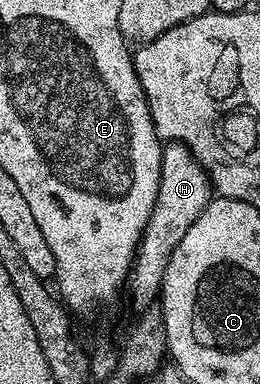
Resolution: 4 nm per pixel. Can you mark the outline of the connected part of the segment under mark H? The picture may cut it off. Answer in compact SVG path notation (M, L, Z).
M166 141L161 147L161 175L159 192L155 196L155 208L147 220L147 228L137 245L137 256L127 279L128 293L133 293L133 302L138 308L152 307L158 301L167 264L173 250L183 240L187 228L199 220L199 212L213 201L215 191L209 174L195 160L195 156L182 142Z

